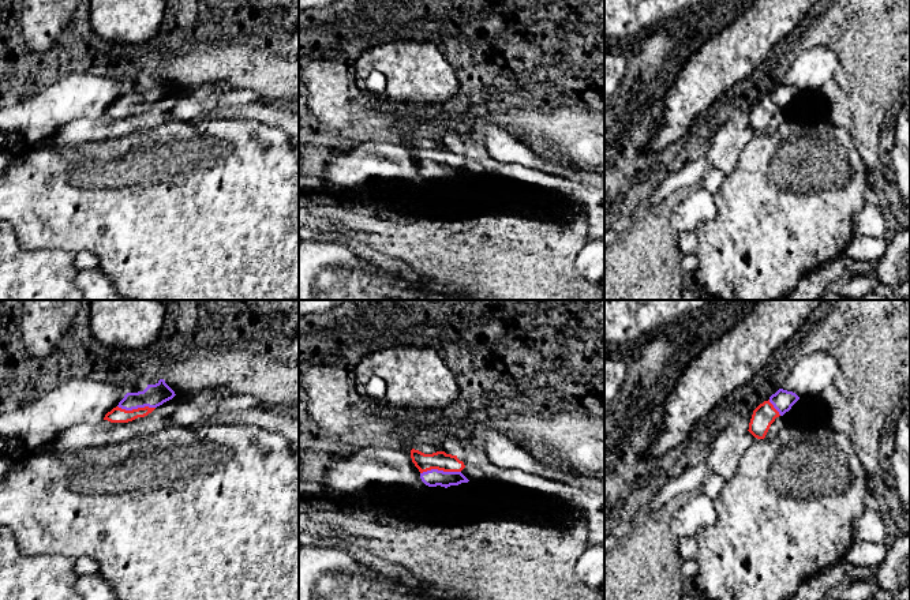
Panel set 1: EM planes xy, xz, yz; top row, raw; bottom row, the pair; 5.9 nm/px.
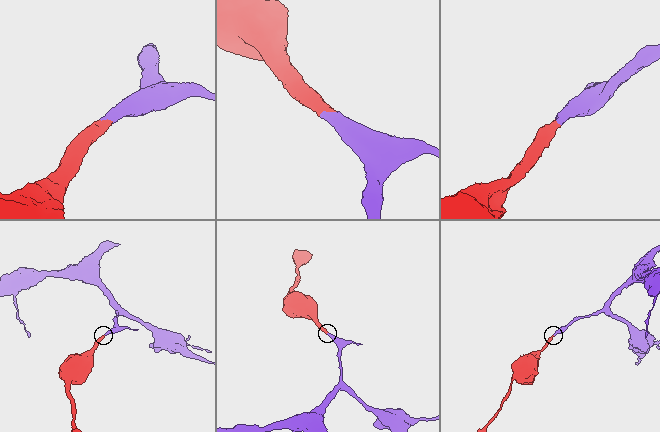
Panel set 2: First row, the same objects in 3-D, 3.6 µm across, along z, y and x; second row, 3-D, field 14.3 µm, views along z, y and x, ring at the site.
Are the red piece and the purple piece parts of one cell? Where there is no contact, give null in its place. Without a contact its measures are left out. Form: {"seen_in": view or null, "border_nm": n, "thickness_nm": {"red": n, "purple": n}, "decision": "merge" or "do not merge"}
{"seen_in": "xz", "border_nm": 240, "thickness_nm": {"red": 110, "purple": 100}, "decision": "merge"}

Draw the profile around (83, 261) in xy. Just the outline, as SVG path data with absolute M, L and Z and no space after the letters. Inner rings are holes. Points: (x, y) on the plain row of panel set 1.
M80 251L75 254L75 266L79 271L96 270L100 269L100 262L94 254L87 251Z

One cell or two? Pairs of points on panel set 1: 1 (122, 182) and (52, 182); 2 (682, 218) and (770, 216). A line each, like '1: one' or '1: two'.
1: one
2: two

